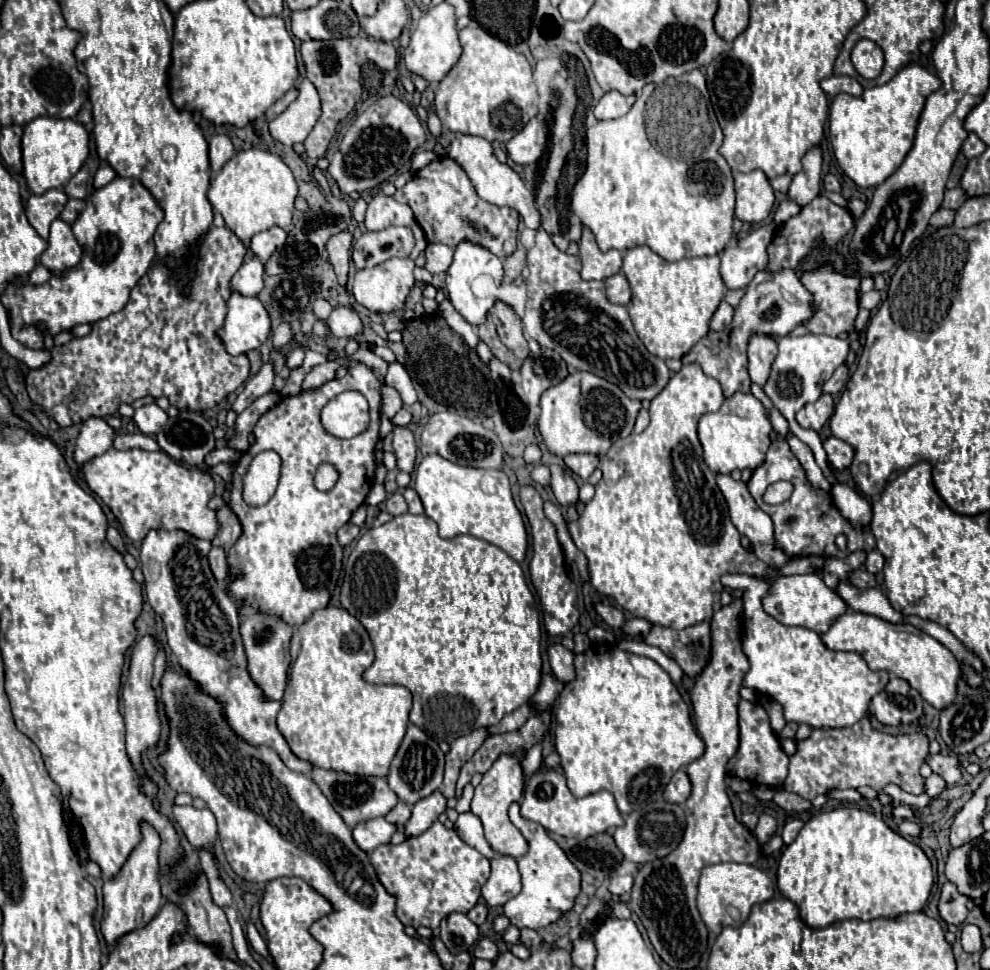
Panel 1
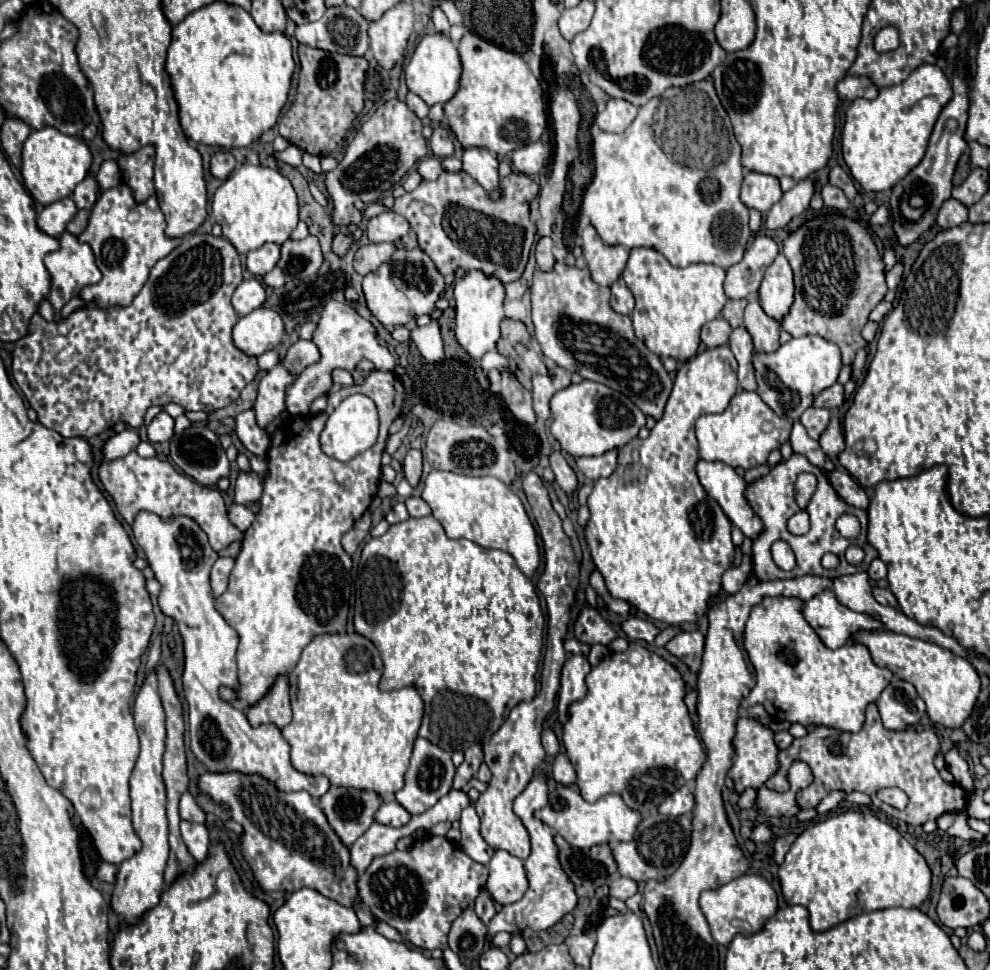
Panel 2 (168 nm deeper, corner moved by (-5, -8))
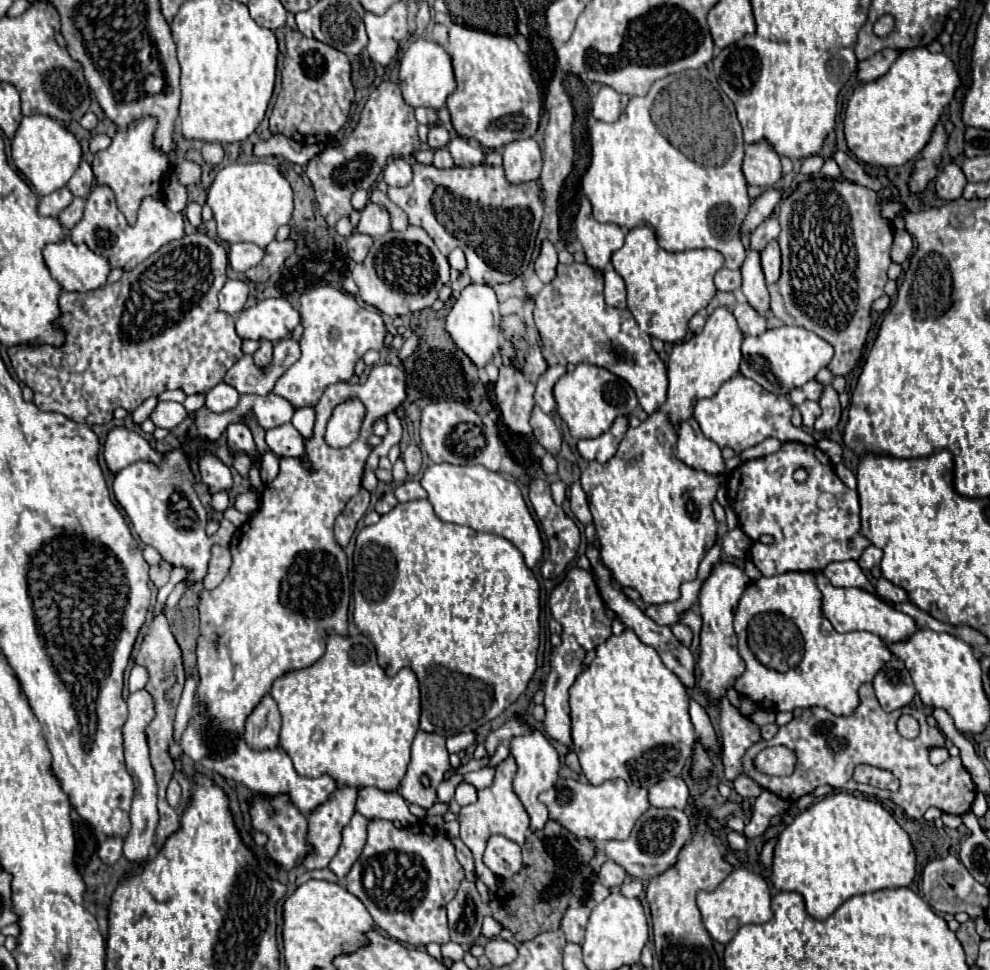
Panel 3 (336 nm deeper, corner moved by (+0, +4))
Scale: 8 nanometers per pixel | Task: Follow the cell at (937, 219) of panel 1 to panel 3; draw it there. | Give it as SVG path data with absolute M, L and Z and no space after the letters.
M948 164L936 178L936 196L940 200L958 200L966 186L966 176L958 164Z

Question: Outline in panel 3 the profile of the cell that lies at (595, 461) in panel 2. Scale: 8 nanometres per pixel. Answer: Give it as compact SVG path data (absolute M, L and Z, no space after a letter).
M616 418L612 428L602 434L600 438L594 438L594 440L580 440L578 442L578 452L584 460L600 460L600 462L606 462L608 458L614 456L624 432L628 428L628 420L626 418Z

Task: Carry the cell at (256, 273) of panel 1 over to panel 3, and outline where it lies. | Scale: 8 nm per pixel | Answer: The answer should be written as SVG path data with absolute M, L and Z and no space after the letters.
M226 280L224 288L220 290L220 296L218 296L220 298L220 308L224 312L236 316L248 300L248 292L250 292L248 282L244 282L244 280Z

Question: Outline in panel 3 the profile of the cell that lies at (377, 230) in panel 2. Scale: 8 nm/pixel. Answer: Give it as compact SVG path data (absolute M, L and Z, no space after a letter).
M368 202L366 208L362 210L362 218L358 222L358 230L362 234L368 234L372 238L380 238L390 230L390 216L388 210L380 204Z

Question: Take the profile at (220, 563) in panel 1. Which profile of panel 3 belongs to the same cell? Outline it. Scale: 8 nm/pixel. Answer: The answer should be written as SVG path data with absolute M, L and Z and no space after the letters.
M212 546L212 558L208 564L208 574L204 578L204 588L206 590L214 590L224 576L228 574L230 568L230 550L226 546Z

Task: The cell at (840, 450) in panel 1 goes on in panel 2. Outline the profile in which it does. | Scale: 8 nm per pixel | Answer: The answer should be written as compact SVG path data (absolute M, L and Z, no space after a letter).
M833 414L831 416L831 422L827 426L827 430L821 434L819 438L819 444L823 448L823 452L831 458L837 458L837 454L845 448L845 440L843 440L843 430L841 430L841 422L839 422L839 416Z

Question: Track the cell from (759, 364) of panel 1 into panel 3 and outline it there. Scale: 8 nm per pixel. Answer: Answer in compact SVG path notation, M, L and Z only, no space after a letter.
M748 252L746 262L742 264L742 286L740 290L744 292L748 304L764 318L768 318L768 288L764 282L764 272L760 268L760 254L758 252Z

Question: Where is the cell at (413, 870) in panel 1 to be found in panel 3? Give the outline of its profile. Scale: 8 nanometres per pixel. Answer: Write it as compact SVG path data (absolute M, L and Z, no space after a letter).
M372 820L368 824L366 846L344 878L346 890L360 898L376 926L388 936L412 946L450 942L446 904L456 896L462 880L464 870L456 860L456 848L442 830L426 822L394 828L388 820Z

